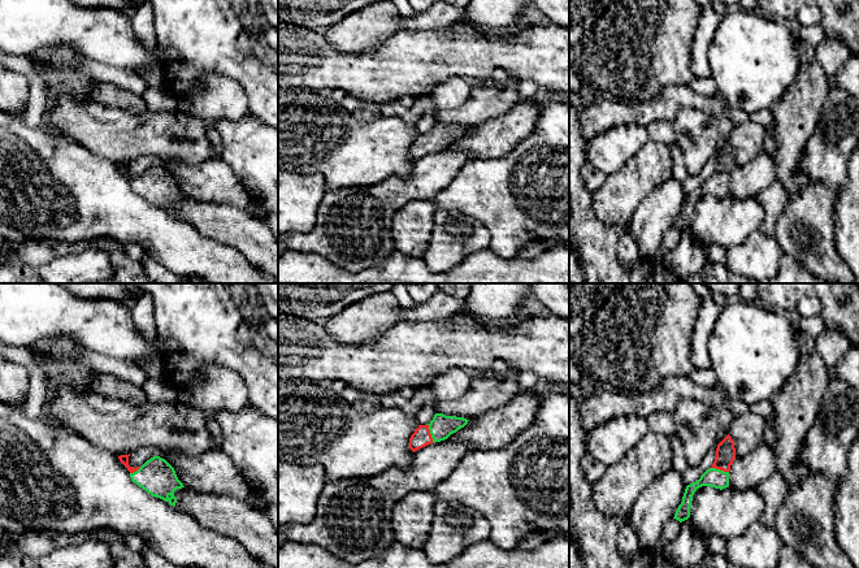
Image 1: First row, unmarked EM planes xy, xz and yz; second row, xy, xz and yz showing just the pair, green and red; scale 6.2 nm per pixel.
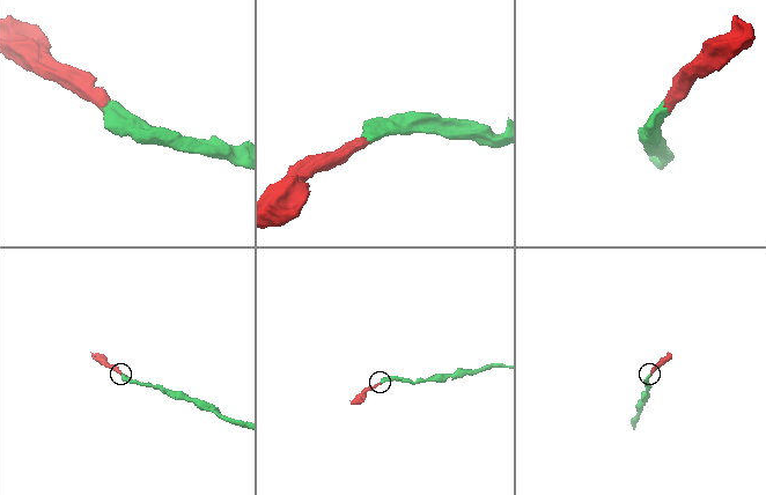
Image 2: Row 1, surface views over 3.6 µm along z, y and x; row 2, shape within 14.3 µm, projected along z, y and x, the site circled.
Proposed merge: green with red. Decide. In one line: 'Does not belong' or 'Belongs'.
Belongs

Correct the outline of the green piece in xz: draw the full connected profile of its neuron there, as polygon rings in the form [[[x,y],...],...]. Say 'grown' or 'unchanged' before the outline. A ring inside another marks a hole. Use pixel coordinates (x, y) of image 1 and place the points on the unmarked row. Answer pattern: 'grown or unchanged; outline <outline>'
grown; outline [[[435,122],[428,134],[418,134],[409,147],[409,157],[415,161],[428,153],[447,148],[464,136],[469,129],[456,125]]]

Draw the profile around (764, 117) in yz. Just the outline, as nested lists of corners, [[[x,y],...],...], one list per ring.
[[[769,109],[754,112],[750,114],[750,120],[756,123],[760,123],[765,129],[765,140],[762,151],[775,159],[777,153],[777,140],[772,112]]]

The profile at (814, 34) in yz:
[[[815,23],[811,26],[802,26],[798,38],[816,47],[817,44],[823,43],[827,39],[827,35],[821,25]]]

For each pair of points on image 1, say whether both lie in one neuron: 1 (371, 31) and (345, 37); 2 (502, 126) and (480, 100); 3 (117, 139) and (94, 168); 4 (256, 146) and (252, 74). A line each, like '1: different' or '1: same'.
1: same
2: different
3: different
4: different

